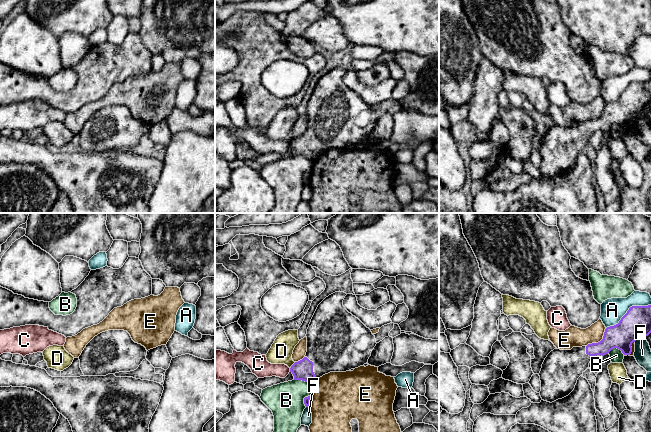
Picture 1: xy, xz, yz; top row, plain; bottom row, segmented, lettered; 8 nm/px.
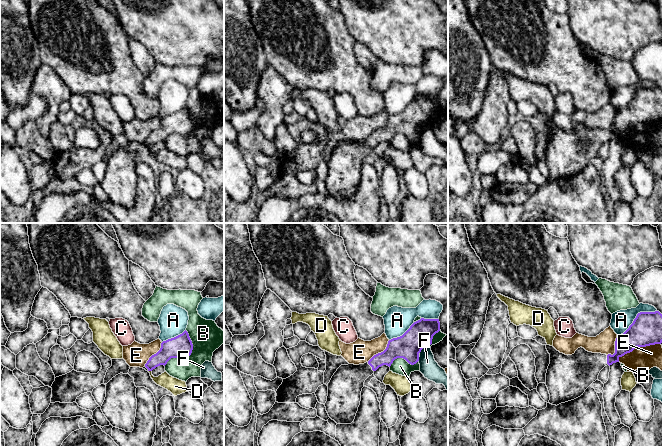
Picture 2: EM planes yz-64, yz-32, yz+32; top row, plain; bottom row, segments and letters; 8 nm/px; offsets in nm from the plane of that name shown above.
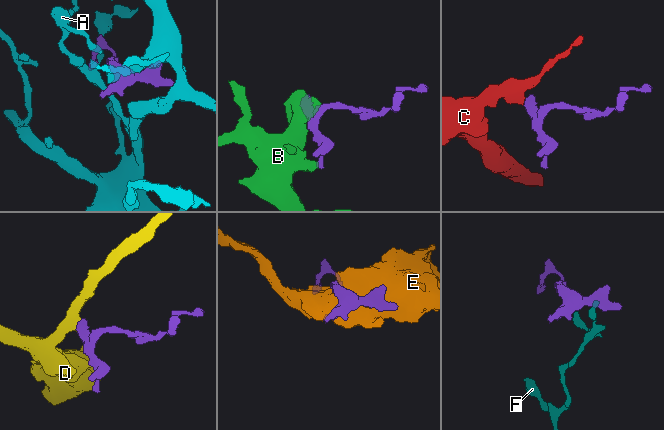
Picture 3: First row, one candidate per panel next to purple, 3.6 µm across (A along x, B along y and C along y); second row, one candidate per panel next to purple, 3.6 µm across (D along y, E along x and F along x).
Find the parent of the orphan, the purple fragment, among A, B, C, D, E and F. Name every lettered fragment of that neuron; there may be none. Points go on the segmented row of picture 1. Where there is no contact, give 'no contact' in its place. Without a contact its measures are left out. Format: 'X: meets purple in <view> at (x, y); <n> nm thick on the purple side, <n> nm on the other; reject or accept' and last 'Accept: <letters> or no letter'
A: meets purple in yz at (627, 311); 240 nm thick on the purple side, 190 nm on the other; reject
B: meets purple in xz at (303, 380); 160 nm thick on the purple side, 280 nm on the other; reject
C: meets purple in xz at (290, 370); 160 nm thick on the purple side, 150 nm on the other; reject
D: meets purple in xz at (292, 365); 160 nm thick on the purple side, 180 nm on the other; reject
E: meets purple in yz at (600, 341); 200 nm thick on the purple side, 160 nm on the other; reject
F: meets purple in yz at (639, 337); 240 nm thick on the purple side, 140 nm on the other; reject
Accept: no letter

